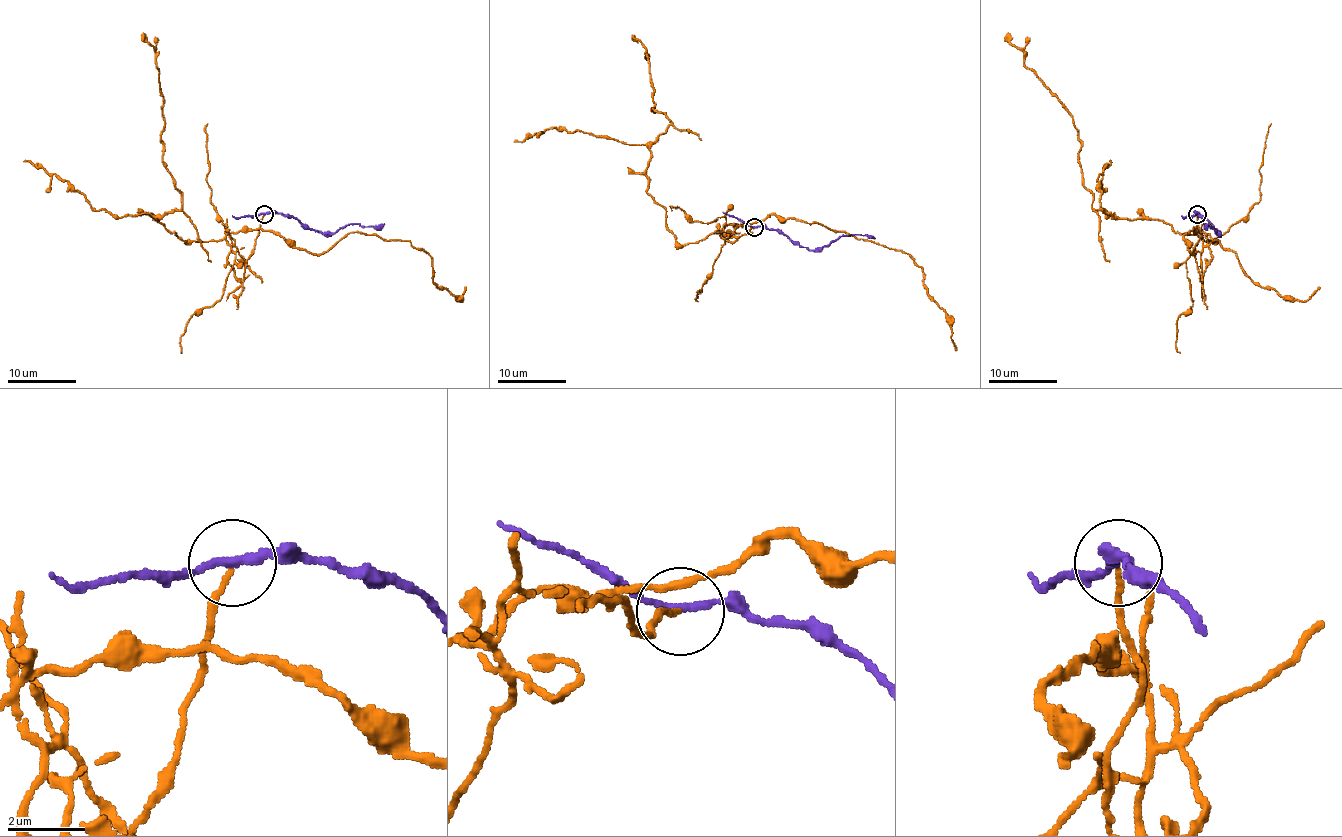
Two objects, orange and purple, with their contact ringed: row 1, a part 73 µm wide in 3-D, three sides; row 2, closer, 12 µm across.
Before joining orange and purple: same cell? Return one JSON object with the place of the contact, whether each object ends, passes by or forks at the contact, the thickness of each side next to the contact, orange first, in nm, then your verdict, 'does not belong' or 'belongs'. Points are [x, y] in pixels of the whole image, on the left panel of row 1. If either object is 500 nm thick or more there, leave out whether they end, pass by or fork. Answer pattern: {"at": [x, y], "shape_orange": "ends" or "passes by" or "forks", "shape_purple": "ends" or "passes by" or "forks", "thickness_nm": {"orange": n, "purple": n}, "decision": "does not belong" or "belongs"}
{"at": [264, 214], "shape_orange": "ends", "shape_purple": "passes by", "thickness_nm": {"orange": 130, "purple": 200}, "decision": "does not belong"}

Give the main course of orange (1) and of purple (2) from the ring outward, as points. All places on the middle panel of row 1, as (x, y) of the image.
1: (754, 228), (680, 245), (666, 226), (646, 192), (649, 145), (671, 121), (651, 109), (649, 59), (634, 37)
2: (754, 228), (766, 226), (780, 229), (811, 250), (828, 247), (842, 236), (871, 235), (874, 238)

